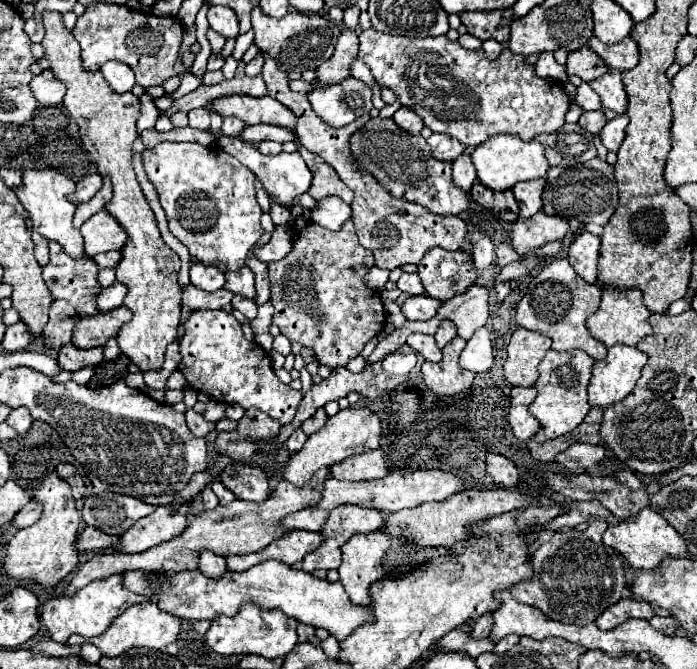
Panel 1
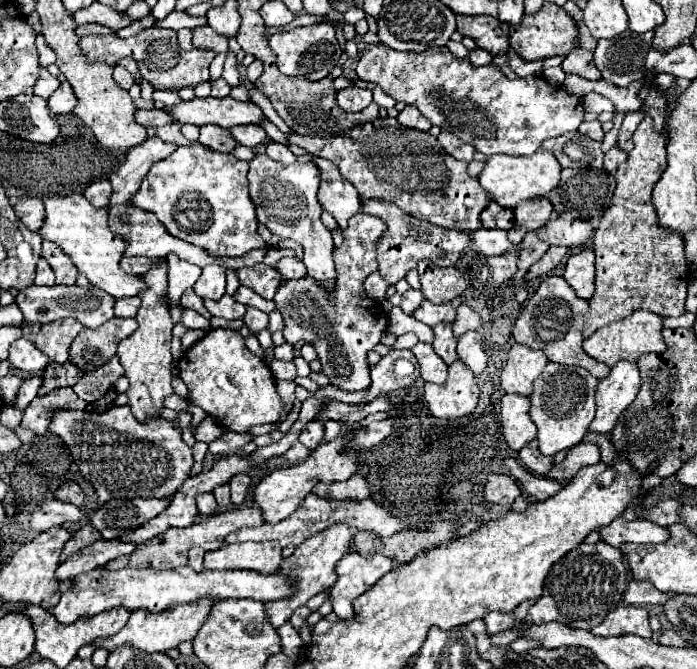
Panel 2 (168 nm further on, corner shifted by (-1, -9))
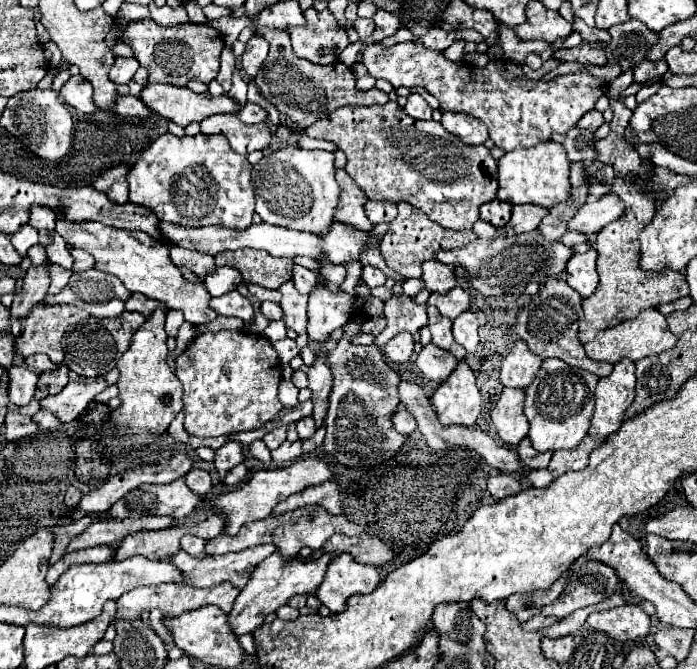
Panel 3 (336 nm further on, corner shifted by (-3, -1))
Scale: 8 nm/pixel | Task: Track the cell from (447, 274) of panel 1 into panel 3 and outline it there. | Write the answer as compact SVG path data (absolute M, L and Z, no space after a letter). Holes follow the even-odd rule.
M435 259L423 263L423 277L421 279L431 293L433 291L435 293L447 293L449 289L455 287L455 281L457 281L453 269L445 263L435 261Z

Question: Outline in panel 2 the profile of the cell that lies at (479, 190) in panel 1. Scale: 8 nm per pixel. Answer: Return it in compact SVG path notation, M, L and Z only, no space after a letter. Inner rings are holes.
M489 201L485 211L481 213L481 223L487 229L505 229L509 231L513 227L513 209L505 209L497 205L495 201Z

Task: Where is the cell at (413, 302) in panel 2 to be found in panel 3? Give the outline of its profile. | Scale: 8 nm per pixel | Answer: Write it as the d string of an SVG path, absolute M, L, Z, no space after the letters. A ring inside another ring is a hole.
M393 297L385 303L384 316L387 321L383 333L375 339L379 347L383 347L393 335L408 331L412 334L427 325L427 311L425 307L417 305L411 297Z

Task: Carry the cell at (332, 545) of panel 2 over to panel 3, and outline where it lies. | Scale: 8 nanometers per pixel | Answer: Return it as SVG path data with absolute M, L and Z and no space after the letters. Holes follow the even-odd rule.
M273 553L271 557L267 557L253 573L251 573L251 579L247 581L247 585L241 589L237 601L235 601L235 607L231 609L229 613L229 625L231 625L231 631L235 635L245 635L245 633L251 633L255 627L259 627L265 617L269 613L275 613L275 609L279 609L281 605L287 603L289 597L293 595L299 595L299 593L305 593L305 595L311 595L315 593L315 589L319 587L319 583L323 581L325 577L325 571L327 571L327 565L331 561L331 555L323 555L321 559L315 559L315 561L297 561L297 559L291 559L289 563L283 565L283 559Z

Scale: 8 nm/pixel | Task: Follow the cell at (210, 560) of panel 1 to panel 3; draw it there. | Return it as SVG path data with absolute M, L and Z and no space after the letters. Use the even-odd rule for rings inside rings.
M183 535L181 537L181 549L189 553L191 557L205 557L205 541L195 535Z

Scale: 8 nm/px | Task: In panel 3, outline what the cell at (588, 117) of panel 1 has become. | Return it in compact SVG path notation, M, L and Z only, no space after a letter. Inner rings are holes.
M593 109L593 111L589 111L589 113L585 113L581 119L579 119L579 127L581 129L589 129L589 131L597 131L601 125L605 123L605 119L603 119L603 115L597 111L597 109Z

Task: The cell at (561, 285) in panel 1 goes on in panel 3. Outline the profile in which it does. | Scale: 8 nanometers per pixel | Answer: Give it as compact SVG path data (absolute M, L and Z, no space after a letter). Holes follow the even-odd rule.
M549 279L541 287L541 291L531 297L531 303L521 309L521 313L517 317L515 331L529 345L529 349L535 355L539 355L541 359L557 357L557 359L563 359L565 363L569 363L573 367L581 367L581 369L585 369L589 373L595 373L597 377L607 377L613 371L613 365L611 363L595 363L595 361L591 361L585 355L581 341L577 339L579 319L583 317L581 301L583 301L583 297L579 293L575 293L571 287L567 287L565 281Z

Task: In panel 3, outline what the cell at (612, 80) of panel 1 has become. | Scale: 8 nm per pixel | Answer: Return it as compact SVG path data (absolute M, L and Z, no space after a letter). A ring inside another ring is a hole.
M661 59L661 61L641 61L637 67L635 67L635 81L643 83L643 81L649 81L653 77L659 77L659 75L665 75L667 73L667 61Z

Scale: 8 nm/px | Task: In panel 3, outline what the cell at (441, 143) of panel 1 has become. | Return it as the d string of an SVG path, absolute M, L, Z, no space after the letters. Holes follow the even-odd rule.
M443 113L443 127L467 145L481 145L489 139L487 127L467 113Z

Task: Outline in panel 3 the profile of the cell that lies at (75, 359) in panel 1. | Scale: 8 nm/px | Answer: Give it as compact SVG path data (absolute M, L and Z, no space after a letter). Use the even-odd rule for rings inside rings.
M61 365L61 367L55 369L55 371L45 371L43 375L39 375L35 399L43 399L43 397L47 397L47 395L59 393L59 391L69 383L67 371L69 371L69 369L67 369L65 365Z

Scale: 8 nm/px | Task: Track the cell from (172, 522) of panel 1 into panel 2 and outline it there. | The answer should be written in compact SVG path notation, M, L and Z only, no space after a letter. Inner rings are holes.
M101 539L93 545L89 545L87 549L83 549L81 553L75 553L73 557L69 557L65 563L61 563L55 577L59 581L65 581L69 577L81 575L83 571L91 571L95 567L101 567L107 561L113 561L121 555L129 555L129 553L133 553L135 547L139 547L139 545L137 543L125 543L121 539L111 539L111 541Z

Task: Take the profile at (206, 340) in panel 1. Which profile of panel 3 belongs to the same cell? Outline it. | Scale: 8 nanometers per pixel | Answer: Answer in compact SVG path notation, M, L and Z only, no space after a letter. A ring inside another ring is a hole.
M227 329L197 335L175 359L175 375L183 383L183 425L185 431L195 437L253 431L283 409L277 397L283 375L281 361L271 341L263 335Z

